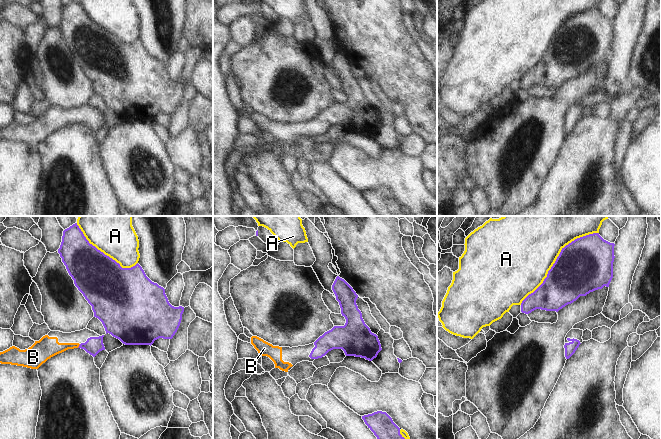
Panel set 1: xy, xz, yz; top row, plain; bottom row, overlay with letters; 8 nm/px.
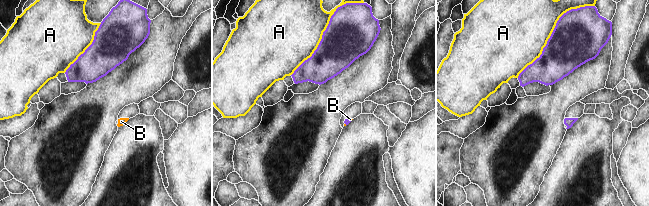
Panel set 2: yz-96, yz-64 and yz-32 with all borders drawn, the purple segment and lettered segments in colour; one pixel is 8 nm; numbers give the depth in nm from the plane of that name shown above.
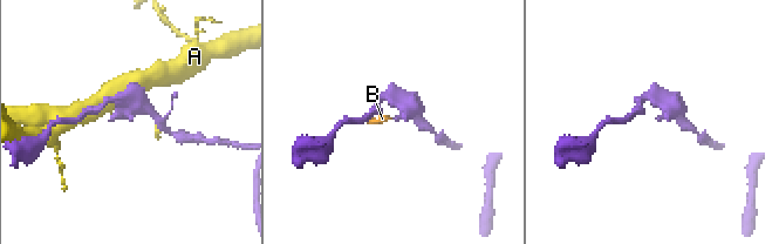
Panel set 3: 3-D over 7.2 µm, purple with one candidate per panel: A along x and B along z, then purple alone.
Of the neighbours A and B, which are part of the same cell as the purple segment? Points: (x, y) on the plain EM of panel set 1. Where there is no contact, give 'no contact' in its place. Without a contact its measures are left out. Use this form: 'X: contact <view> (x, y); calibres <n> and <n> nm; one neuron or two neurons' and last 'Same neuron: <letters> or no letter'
A: contact yz (556, 35); calibres 440 and 460 nm; two neurons
B: contact xy (79, 122); calibres 140 and 160 nm; one neuron
Same neuron: B

